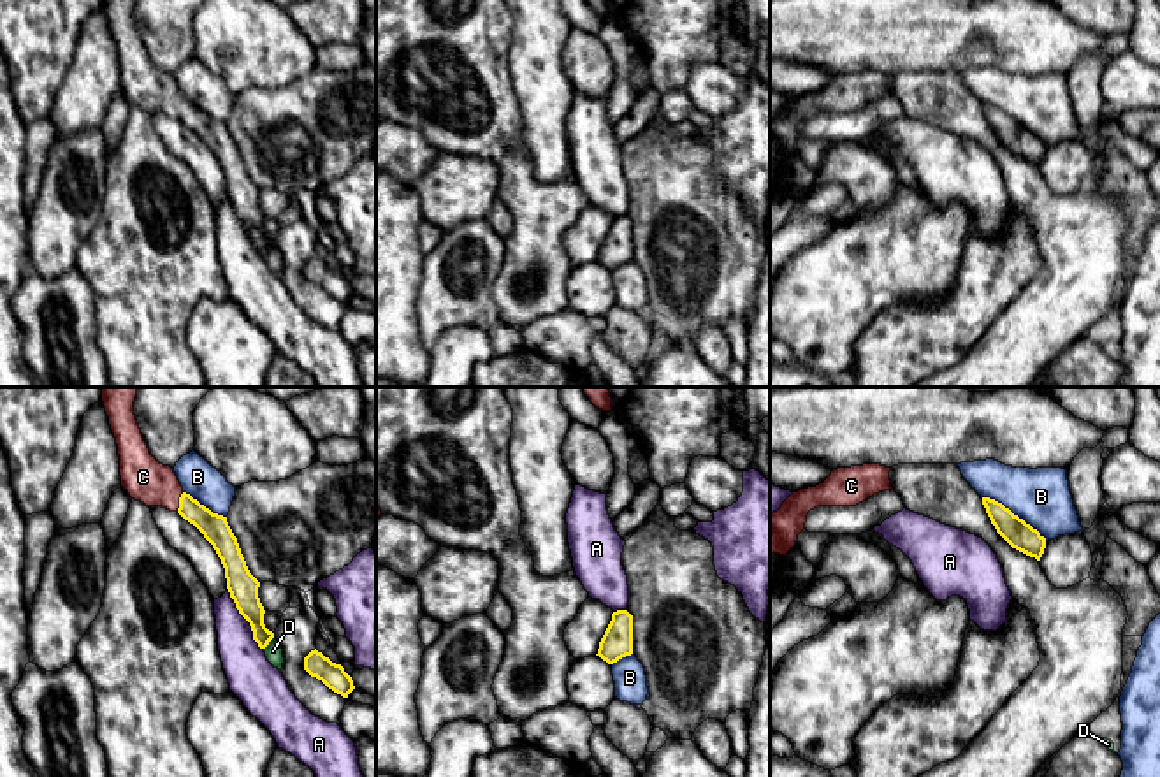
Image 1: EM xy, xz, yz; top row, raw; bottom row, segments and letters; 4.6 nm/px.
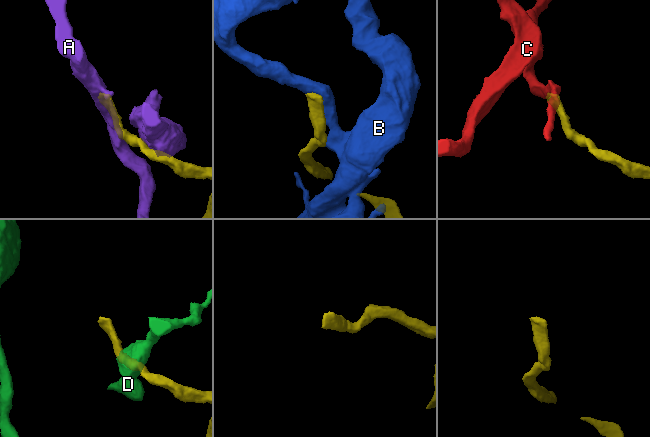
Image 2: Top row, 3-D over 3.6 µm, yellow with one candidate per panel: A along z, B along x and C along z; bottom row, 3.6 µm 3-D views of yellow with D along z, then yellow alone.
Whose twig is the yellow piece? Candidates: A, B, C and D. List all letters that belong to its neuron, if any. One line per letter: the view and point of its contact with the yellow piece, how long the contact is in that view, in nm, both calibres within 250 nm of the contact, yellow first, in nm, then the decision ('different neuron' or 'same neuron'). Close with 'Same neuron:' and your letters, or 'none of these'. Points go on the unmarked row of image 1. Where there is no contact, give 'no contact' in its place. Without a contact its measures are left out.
A: xy (245, 224) | 340 nm | 140/200 nm | different neuron
B: yz (1013, 120) | 360 nm | 130/260 nm | different neuron
C: xy (180, 108) | 90 nm | 130/200 nm | same neuron
D: xy (268, 250) | 80 nm | 120/80 nm | different neuron
Same neuron: C

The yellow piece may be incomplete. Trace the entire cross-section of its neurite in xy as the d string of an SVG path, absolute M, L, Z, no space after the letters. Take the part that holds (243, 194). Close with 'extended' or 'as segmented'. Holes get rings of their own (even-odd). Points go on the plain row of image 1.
M102 0L111 37L120 62L121 93L132 105L146 113L178 118L193 130L213 151L225 174L227 195L239 220L250 229L253 246L265 255L274 244L264 230L264 213L258 204L260 188L250 179L227 123L213 120L186 100L170 72L160 70L141 40L134 21L137 0Z; extended

